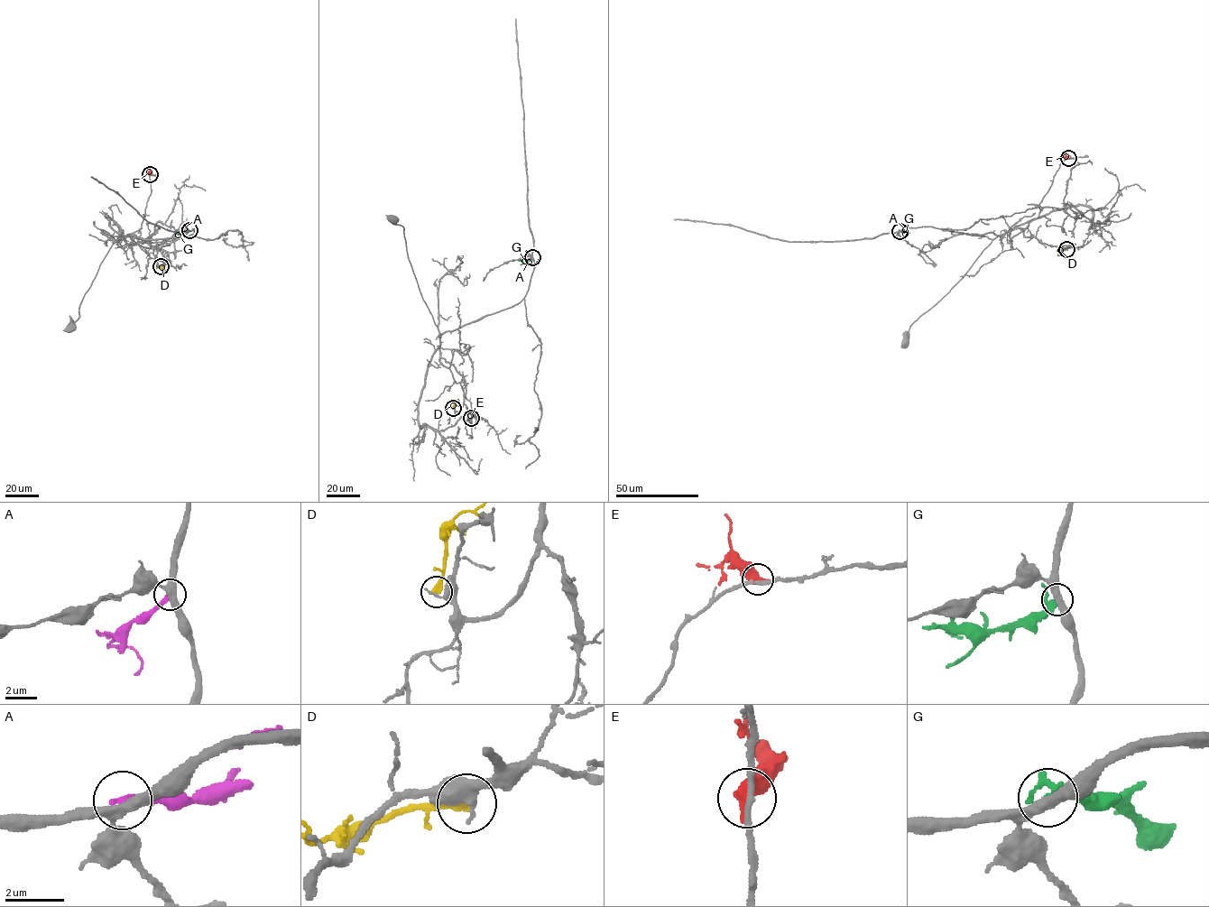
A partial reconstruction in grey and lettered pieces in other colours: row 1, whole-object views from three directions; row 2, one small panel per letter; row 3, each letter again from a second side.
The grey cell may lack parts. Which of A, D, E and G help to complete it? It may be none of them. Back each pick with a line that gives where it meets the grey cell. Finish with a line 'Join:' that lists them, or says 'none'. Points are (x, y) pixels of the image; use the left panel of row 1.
Join: none

